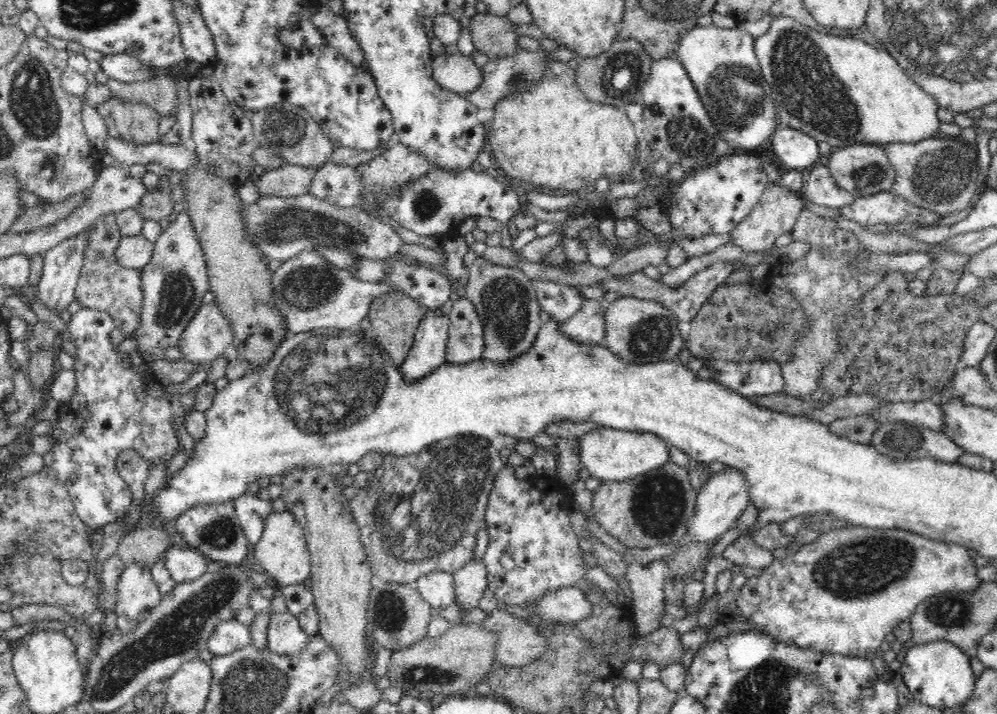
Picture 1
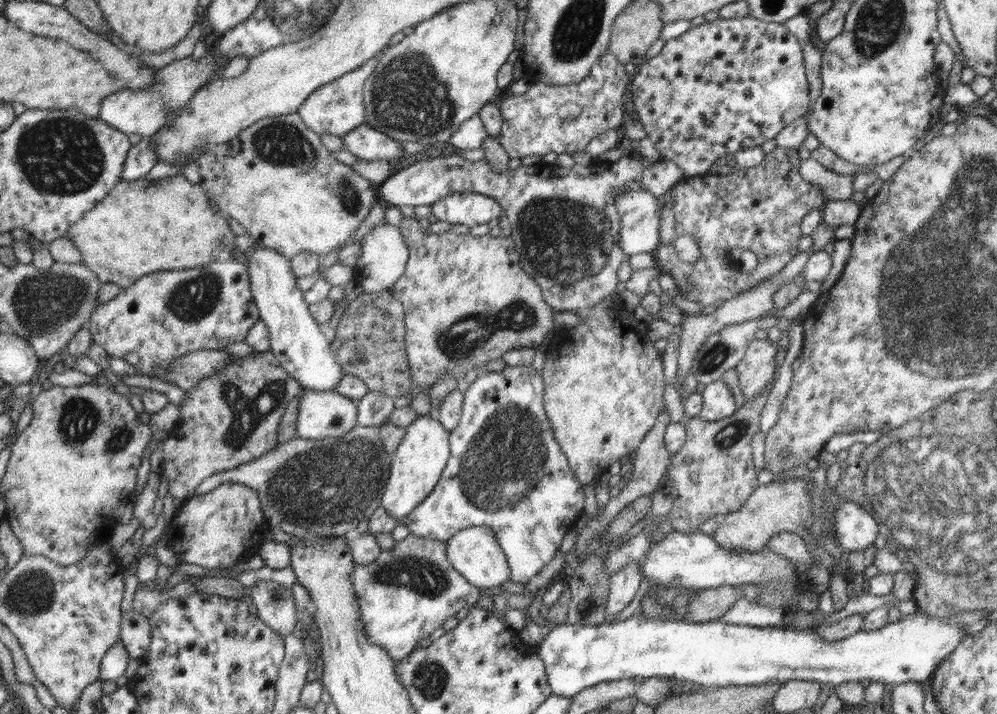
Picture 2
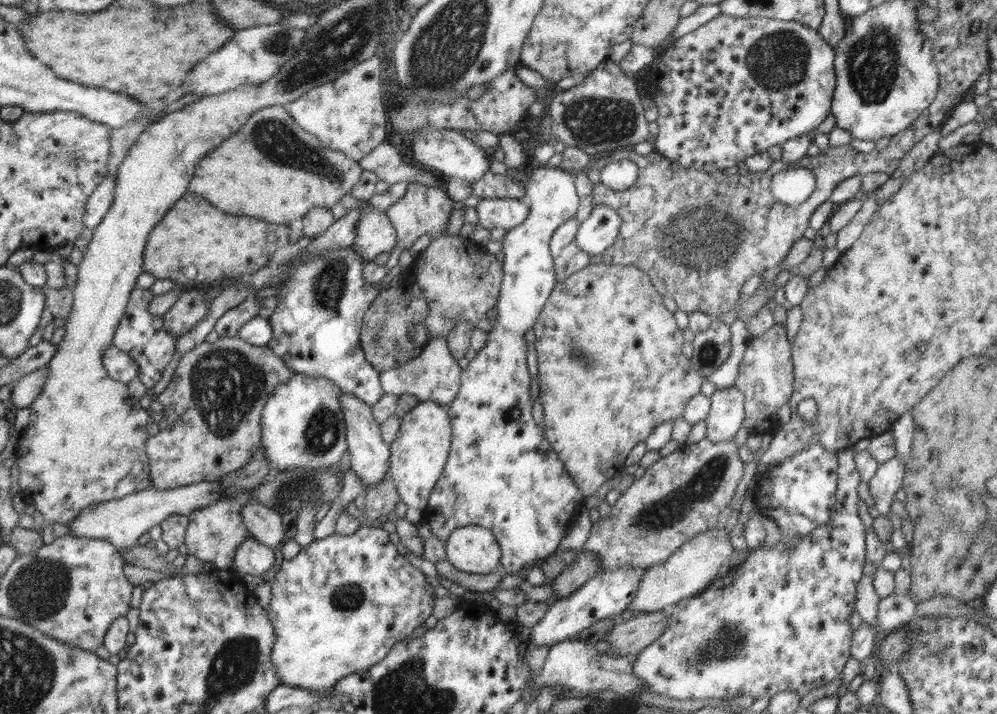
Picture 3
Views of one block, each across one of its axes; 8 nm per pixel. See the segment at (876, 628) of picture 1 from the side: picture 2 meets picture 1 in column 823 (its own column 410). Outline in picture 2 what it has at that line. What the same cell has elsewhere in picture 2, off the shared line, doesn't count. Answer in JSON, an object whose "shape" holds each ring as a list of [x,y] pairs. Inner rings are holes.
{"shape":[[[408,534],[404,540],[396,541],[393,548],[390,548],[390,550],[381,550],[381,554],[376,558],[376,561],[370,563],[370,564],[364,564],[363,566],[357,566],[357,564],[353,563],[353,572],[351,573],[351,582],[353,583],[353,590],[355,591],[355,600],[358,602],[359,606],[359,618],[361,619],[361,628],[363,632],[366,635],[366,638],[368,638],[368,642],[370,644],[376,644],[376,646],[380,646],[380,648],[384,648],[386,652],[388,653],[388,656],[392,658],[395,662],[399,661],[400,659],[404,658],[405,656],[408,656],[414,649],[419,648],[419,642],[422,640],[422,638],[428,638],[436,629],[442,627],[444,623],[446,622],[446,619],[451,616],[456,616],[456,614],[459,611],[462,611],[462,609],[469,609],[474,606],[475,603],[479,602],[479,599],[482,596],[492,596],[492,595],[481,595],[478,588],[472,586],[472,584],[469,584],[458,572],[456,569],[454,569],[450,562],[448,561],[448,558],[446,557],[446,543],[444,542],[438,542],[438,540],[434,540],[434,538],[420,538],[420,536],[416,536],[416,534]]]}

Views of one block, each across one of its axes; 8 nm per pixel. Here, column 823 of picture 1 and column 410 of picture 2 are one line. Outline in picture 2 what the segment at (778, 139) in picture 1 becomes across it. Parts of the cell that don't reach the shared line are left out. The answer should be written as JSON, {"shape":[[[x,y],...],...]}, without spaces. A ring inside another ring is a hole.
{"shape":[[[366,123],[352,130],[343,138],[345,149],[362,160],[388,160],[392,162],[410,161],[412,158],[404,155],[402,144],[375,130]]]}

